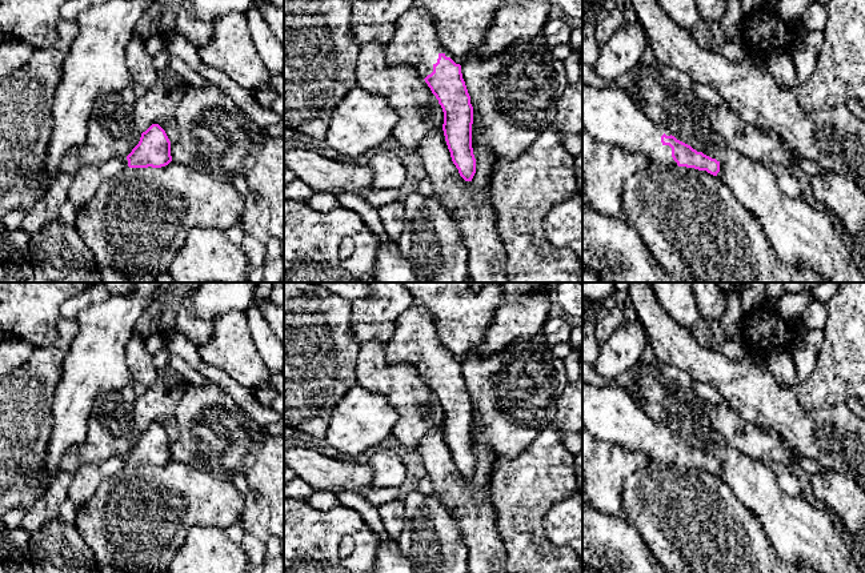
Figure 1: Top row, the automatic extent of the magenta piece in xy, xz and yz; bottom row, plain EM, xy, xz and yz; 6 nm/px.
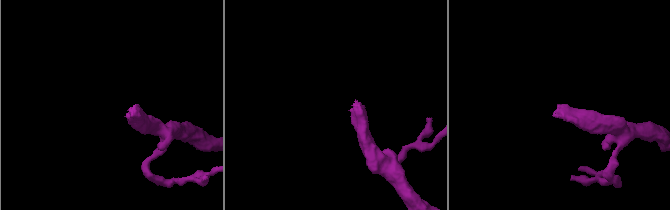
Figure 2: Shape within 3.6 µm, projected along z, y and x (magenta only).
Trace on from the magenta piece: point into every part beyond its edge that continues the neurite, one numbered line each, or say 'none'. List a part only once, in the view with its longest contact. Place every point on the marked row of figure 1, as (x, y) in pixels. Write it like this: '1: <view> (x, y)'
1: xz (415, 44)

